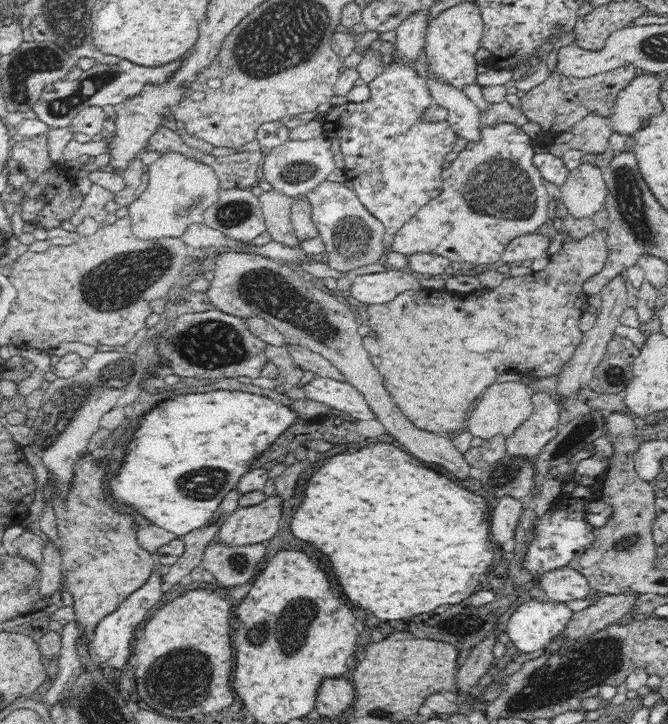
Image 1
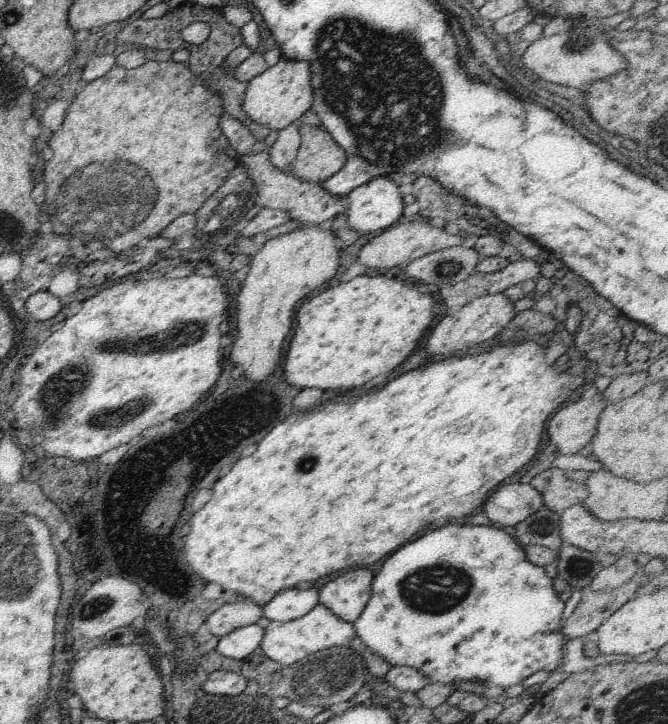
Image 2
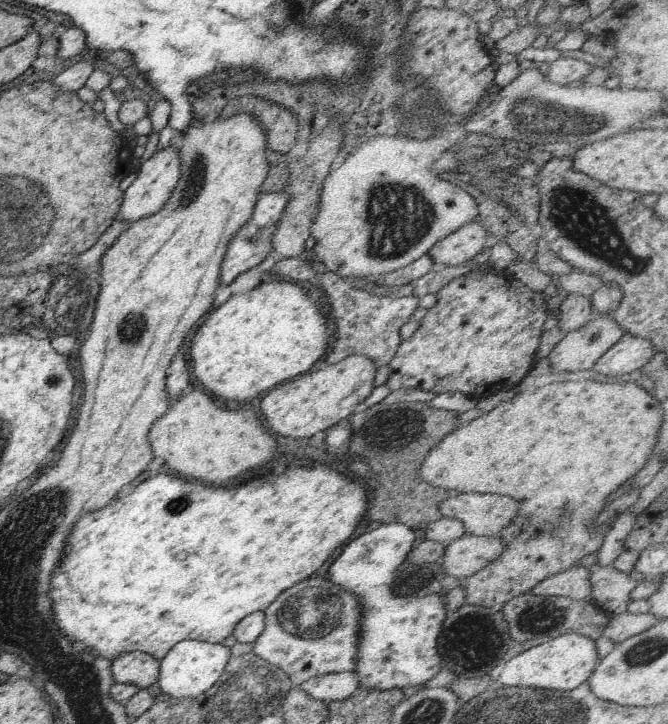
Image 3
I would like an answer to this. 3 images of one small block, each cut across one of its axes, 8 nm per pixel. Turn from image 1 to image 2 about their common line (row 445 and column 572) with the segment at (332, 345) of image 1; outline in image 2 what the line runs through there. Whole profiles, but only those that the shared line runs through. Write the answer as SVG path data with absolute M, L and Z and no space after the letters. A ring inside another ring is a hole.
M586 392L576 402L566 402L548 420L550 445L560 450L560 454L585 453L584 448L596 430L596 420L604 406L604 398L596 392L592 396Z

